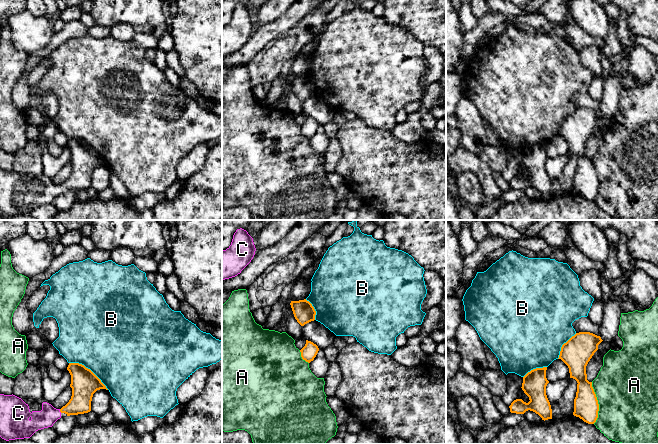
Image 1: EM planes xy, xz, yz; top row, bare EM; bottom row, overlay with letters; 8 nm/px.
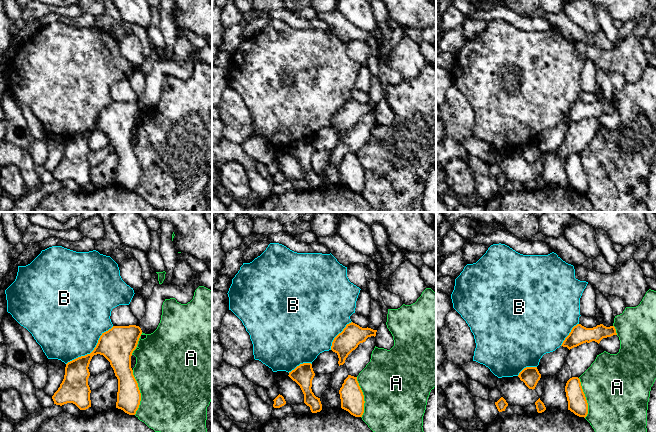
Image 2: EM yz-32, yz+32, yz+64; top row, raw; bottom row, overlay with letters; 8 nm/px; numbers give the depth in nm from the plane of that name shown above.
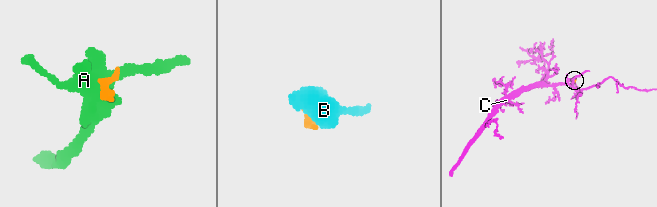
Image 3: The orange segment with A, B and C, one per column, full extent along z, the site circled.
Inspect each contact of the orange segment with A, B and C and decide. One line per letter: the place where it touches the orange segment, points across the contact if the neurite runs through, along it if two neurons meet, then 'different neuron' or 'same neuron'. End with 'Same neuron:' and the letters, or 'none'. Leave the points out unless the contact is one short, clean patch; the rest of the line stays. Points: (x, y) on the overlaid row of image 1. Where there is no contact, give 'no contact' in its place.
A: yz (597, 403) | different neuron
B: xy (89, 369) | different neuron
C: xy (60, 411) | across xy (82, 389), (82, 394), (60, 411), (45, 418) | same neuron
Same neuron: C

